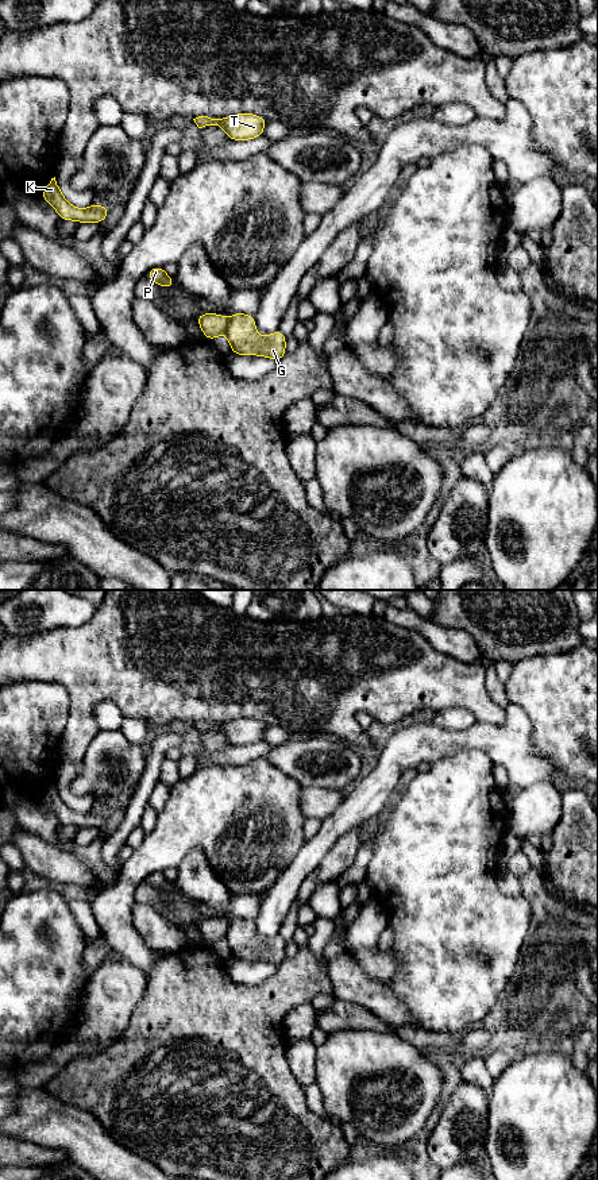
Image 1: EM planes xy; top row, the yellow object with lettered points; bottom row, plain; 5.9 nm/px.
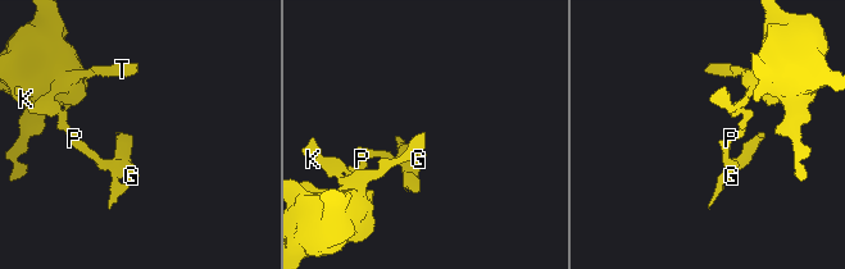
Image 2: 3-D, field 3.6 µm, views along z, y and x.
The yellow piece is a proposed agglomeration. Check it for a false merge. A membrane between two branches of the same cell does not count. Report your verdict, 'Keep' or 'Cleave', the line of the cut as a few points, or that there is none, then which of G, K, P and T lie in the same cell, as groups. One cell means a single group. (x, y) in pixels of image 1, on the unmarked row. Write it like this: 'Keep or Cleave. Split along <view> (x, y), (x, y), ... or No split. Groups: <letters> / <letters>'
Cleave. Split along xy (230, 924), (224, 937). Groups: G / K P T

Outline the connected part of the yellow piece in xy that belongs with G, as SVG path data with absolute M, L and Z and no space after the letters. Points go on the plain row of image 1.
M234 918L225 940L234 959L261 960L277 967L286 960L286 941L279 934L269 941L258 941L252 919Z

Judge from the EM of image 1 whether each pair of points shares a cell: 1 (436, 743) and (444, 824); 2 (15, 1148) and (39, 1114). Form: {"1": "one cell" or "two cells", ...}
{"1": "two cells", "2": "two cells"}

